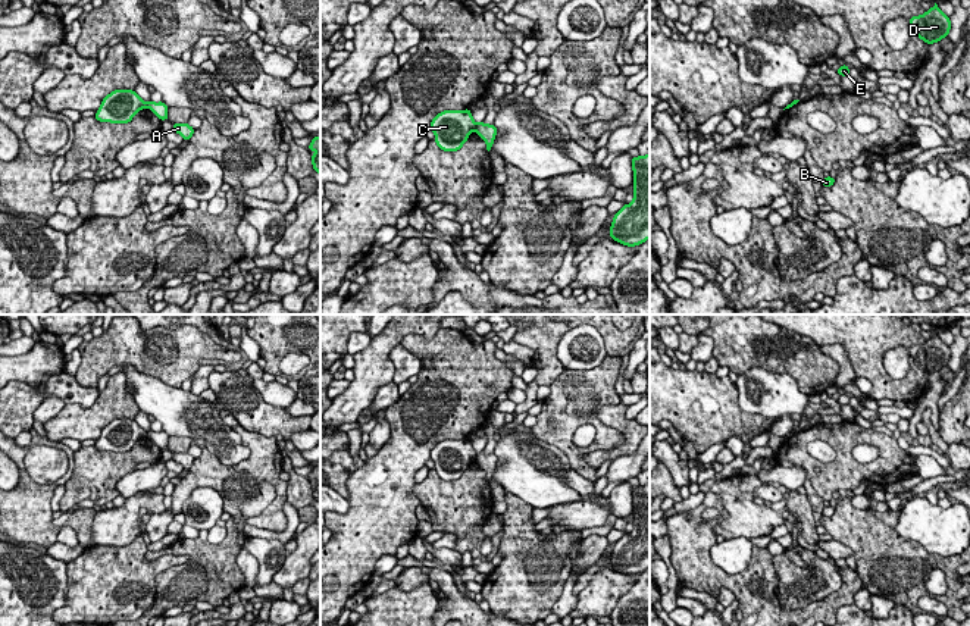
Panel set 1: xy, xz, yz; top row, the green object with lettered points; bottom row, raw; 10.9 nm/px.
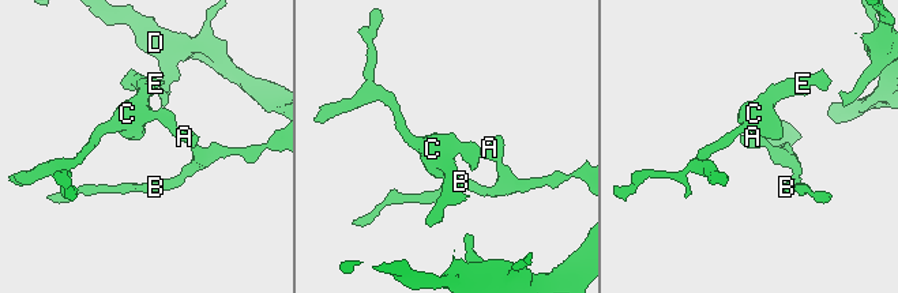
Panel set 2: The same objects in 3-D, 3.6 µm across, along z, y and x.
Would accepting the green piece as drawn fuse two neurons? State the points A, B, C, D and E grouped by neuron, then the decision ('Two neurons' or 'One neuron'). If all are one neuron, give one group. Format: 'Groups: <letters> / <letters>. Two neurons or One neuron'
Groups: A B D / C E. Two neurons

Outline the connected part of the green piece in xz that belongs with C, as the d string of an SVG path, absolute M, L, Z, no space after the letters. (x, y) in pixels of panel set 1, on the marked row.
M444 110L431 122L431 131L435 134L436 145L444 151L457 151L467 141L470 132L475 129L476 122L466 110Z

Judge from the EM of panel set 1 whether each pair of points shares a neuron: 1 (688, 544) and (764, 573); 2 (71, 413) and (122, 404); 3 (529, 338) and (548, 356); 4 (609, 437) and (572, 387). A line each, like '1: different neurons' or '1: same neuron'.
1: same neuron
2: same neuron
3: same neuron
4: same neuron

